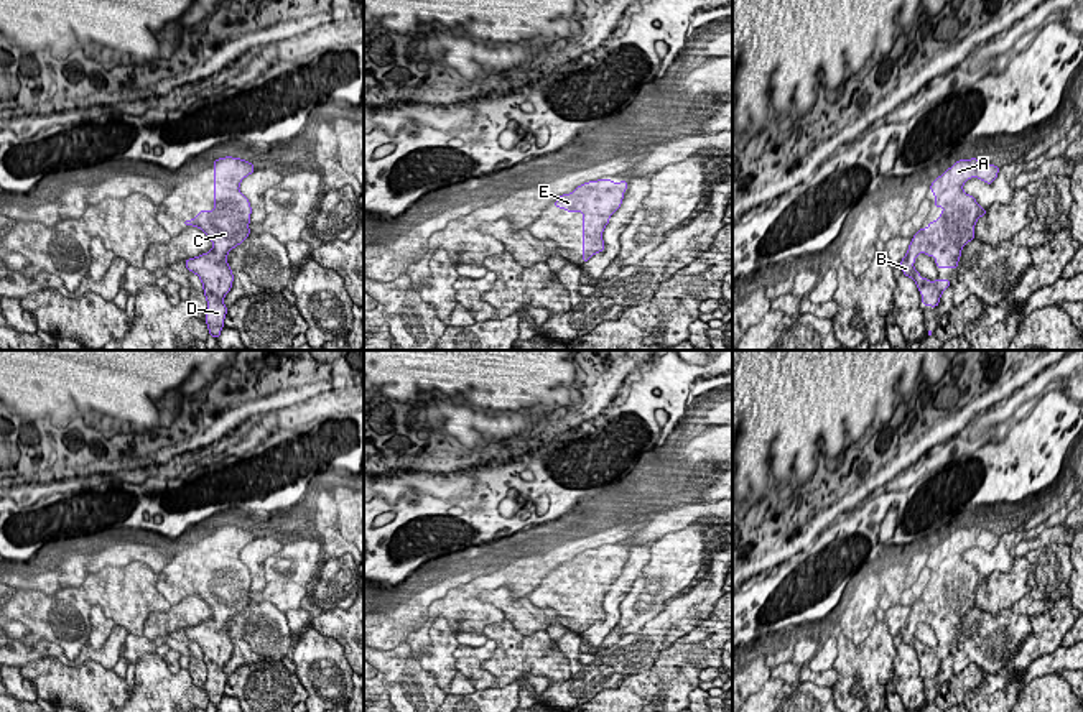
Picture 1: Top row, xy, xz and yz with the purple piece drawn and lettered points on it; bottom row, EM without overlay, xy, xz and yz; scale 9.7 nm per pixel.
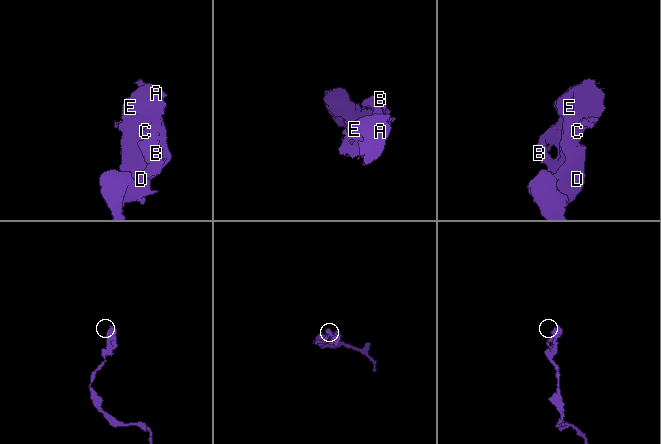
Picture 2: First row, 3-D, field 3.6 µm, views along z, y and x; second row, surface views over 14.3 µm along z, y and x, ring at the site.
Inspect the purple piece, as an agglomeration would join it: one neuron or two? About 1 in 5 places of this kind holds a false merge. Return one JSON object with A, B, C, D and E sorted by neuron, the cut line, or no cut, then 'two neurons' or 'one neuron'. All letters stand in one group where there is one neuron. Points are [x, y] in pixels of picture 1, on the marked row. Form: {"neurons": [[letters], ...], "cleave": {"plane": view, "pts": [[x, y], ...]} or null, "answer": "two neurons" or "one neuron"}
{"neurons": [["A", "B", "C", "D", "E"]], "cleave": null, "answer": "one neuron"}

